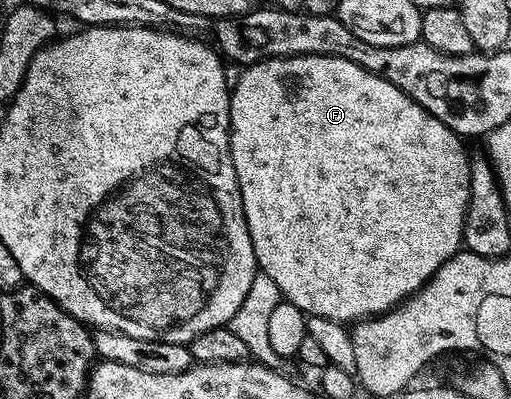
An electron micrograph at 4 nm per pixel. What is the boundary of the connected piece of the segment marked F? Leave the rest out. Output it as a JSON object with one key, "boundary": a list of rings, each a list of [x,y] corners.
{"boundary":[[[295,56],[294,58],[266,58],[264,62],[255,62],[244,67],[238,82],[234,81],[229,95],[229,151],[231,160],[235,164],[235,176],[237,177],[237,187],[243,200],[243,212],[247,220],[247,228],[251,236],[251,244],[255,248],[257,265],[260,273],[266,274],[275,282],[280,290],[280,297],[299,308],[301,313],[308,316],[326,317],[327,320],[333,320],[342,324],[356,324],[362,320],[373,320],[378,316],[384,316],[393,309],[394,306],[401,305],[408,300],[412,294],[416,294],[425,281],[431,277],[434,272],[440,268],[444,262],[451,260],[459,253],[463,246],[463,228],[465,227],[465,213],[469,203],[469,160],[470,155],[465,154],[466,143],[451,128],[447,128],[435,116],[431,116],[415,100],[411,100],[395,84],[359,68],[359,64],[351,64],[351,60],[343,60],[335,56]]]}

